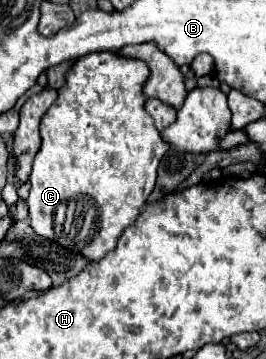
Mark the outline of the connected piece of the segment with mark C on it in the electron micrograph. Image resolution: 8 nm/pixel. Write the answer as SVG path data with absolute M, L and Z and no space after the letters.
M92 52L84 58L78 58L70 70L66 72L66 84L62 88L58 88L58 98L56 102L50 106L50 110L46 112L46 116L42 118L40 122L40 136L42 136L42 146L38 150L38 154L34 156L34 162L32 162L32 172L30 172L30 196L28 196L28 210L30 210L30 220L32 220L32 228L36 230L36 234L40 236L46 236L54 242L60 242L62 246L68 246L70 250L80 250L80 254L84 254L88 260L96 262L100 260L104 254L108 254L110 250L116 248L116 242L122 234L122 230L126 226L130 226L136 216L140 214L142 206L146 204L146 198L150 196L152 188L154 188L154 182L156 182L156 170L158 170L158 164L162 160L162 156L166 154L166 150L170 148L160 132L156 130L152 118L146 114L144 110L144 102L146 102L146 96L144 96L144 84L148 80L148 66L138 60L138 58L124 58L116 52Z

